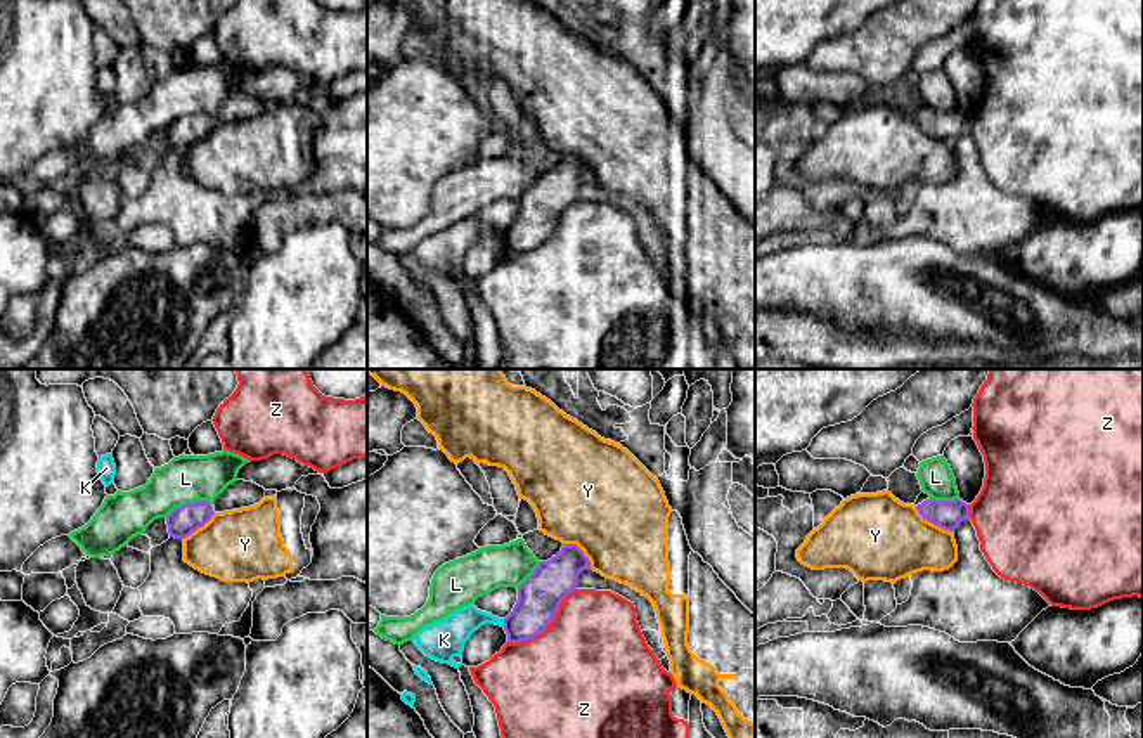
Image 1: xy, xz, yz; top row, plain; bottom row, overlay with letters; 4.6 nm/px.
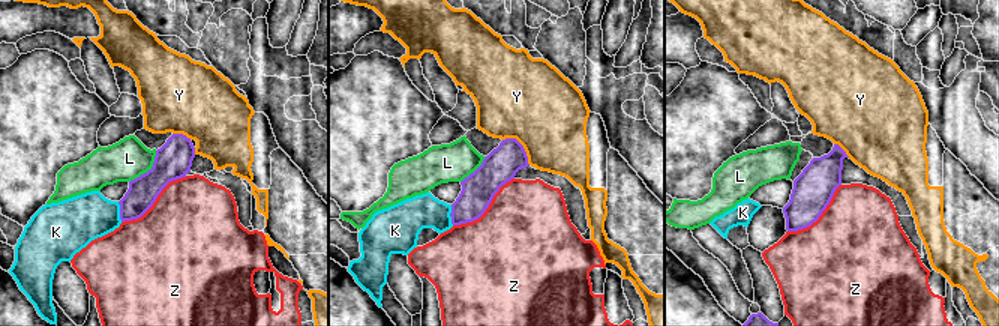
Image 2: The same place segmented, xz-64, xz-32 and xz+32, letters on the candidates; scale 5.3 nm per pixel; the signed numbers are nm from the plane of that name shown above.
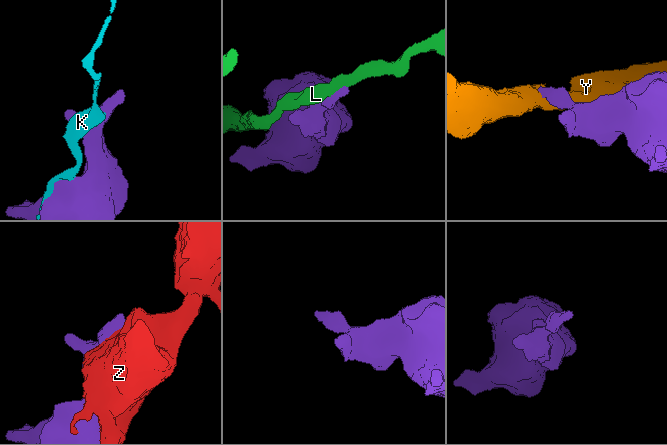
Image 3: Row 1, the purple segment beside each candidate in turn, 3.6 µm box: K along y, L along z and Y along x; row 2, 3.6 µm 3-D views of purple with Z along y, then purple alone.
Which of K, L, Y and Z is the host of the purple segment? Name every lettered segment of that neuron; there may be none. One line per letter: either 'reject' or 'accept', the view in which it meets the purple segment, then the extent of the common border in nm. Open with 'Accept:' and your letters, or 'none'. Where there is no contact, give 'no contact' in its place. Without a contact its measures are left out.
Accept: none
K: reject; contact in xz; length 40 nm
L: reject; contact in xy; length 220 nm
Y: reject; contact in yz; length 220 nm
Z: reject; contact in xz; length 400 nm

